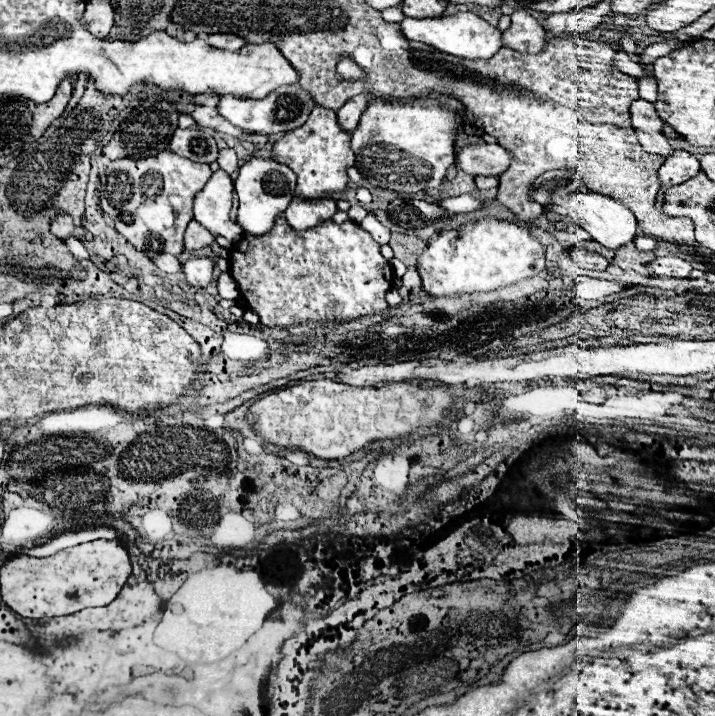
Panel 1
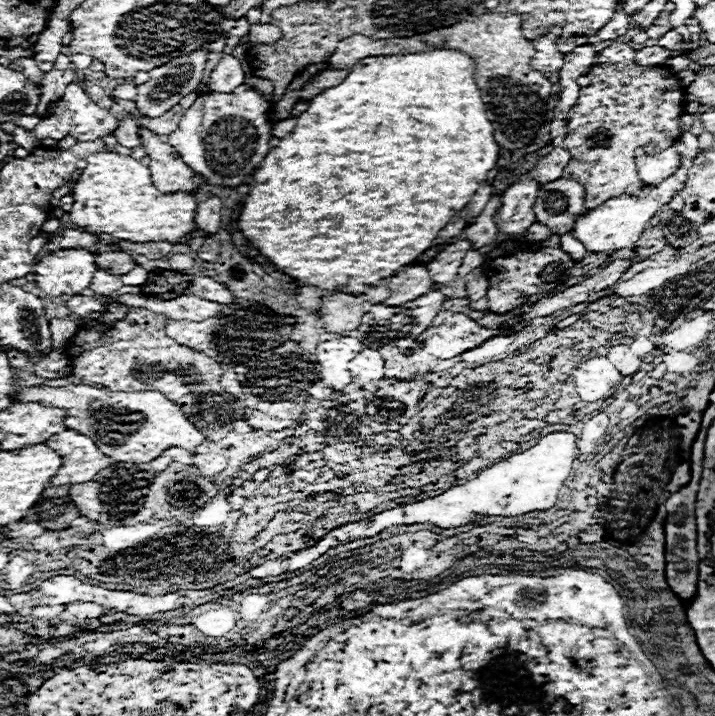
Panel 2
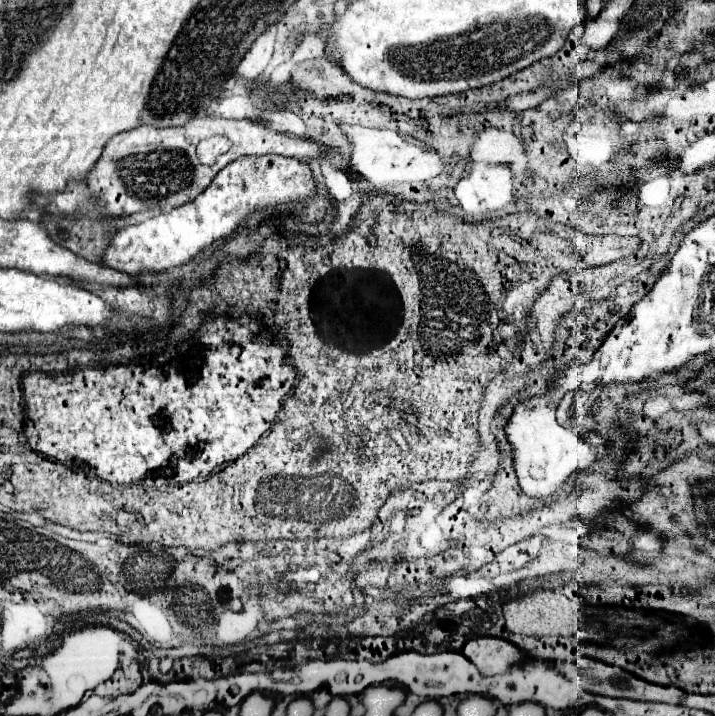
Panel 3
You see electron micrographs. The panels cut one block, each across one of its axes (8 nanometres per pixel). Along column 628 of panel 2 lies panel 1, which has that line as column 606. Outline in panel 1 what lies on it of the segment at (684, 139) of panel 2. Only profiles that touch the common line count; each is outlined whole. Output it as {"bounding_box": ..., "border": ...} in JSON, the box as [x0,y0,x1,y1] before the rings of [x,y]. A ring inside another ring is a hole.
{"bounding_box":[566,192,636,248],"border":[[[572,192],[570,196],[566,196],[566,204],[570,216],[592,236],[592,240],[600,242],[606,248],[620,248],[632,244],[636,236],[636,218],[622,204],[596,192]]]}

